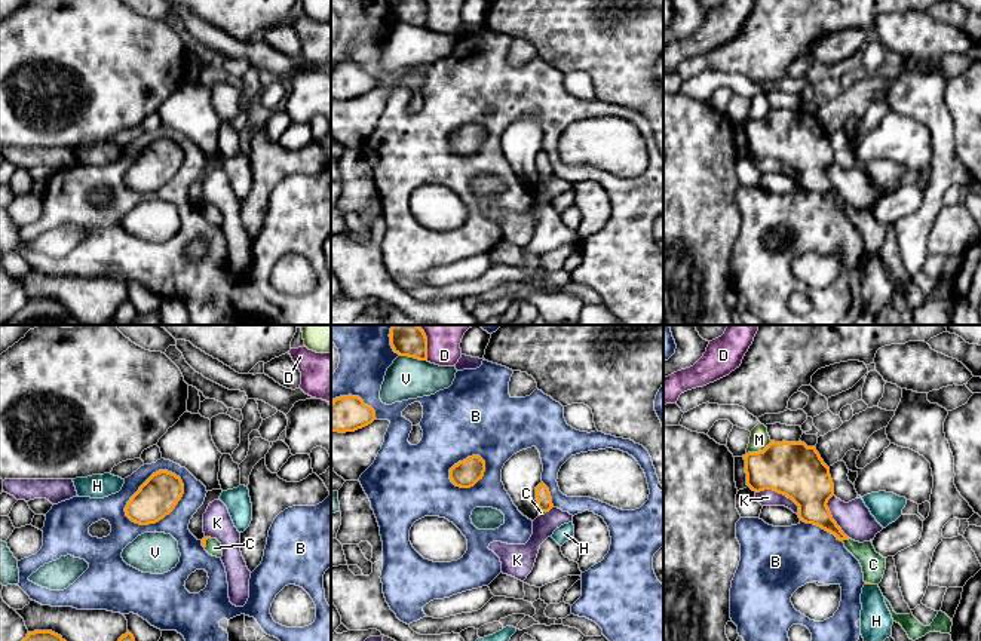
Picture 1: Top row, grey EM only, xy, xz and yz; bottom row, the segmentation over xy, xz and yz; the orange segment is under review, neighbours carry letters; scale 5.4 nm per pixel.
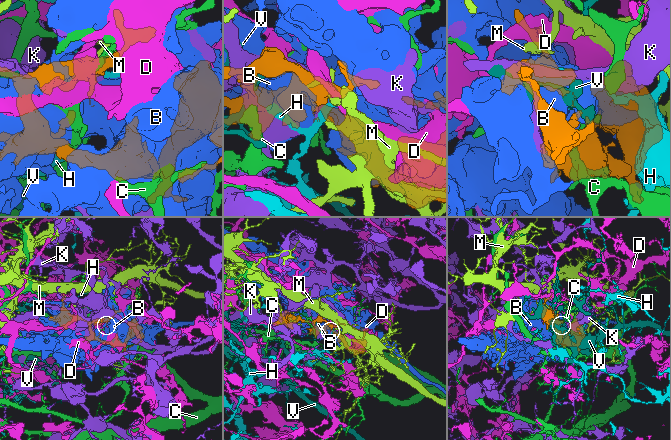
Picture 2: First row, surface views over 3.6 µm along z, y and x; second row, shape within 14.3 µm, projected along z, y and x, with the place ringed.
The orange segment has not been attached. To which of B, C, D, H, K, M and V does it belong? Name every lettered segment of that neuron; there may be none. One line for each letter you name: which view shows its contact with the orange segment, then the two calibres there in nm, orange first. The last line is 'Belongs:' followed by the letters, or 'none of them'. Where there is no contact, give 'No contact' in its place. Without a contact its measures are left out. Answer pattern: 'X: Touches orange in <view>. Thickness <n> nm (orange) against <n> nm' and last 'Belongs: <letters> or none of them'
C: Touches orange in yz. Thickness 160 nm (orange) against 130 nm
Belongs: C

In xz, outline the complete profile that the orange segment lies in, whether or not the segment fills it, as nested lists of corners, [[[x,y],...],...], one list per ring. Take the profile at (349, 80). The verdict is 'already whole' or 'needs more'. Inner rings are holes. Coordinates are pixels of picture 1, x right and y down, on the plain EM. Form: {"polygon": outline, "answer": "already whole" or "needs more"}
{"polygon": [[[340,64],[331,70],[331,99],[355,99],[374,88],[375,79],[365,73],[359,64]]], "answer": "already whole"}

